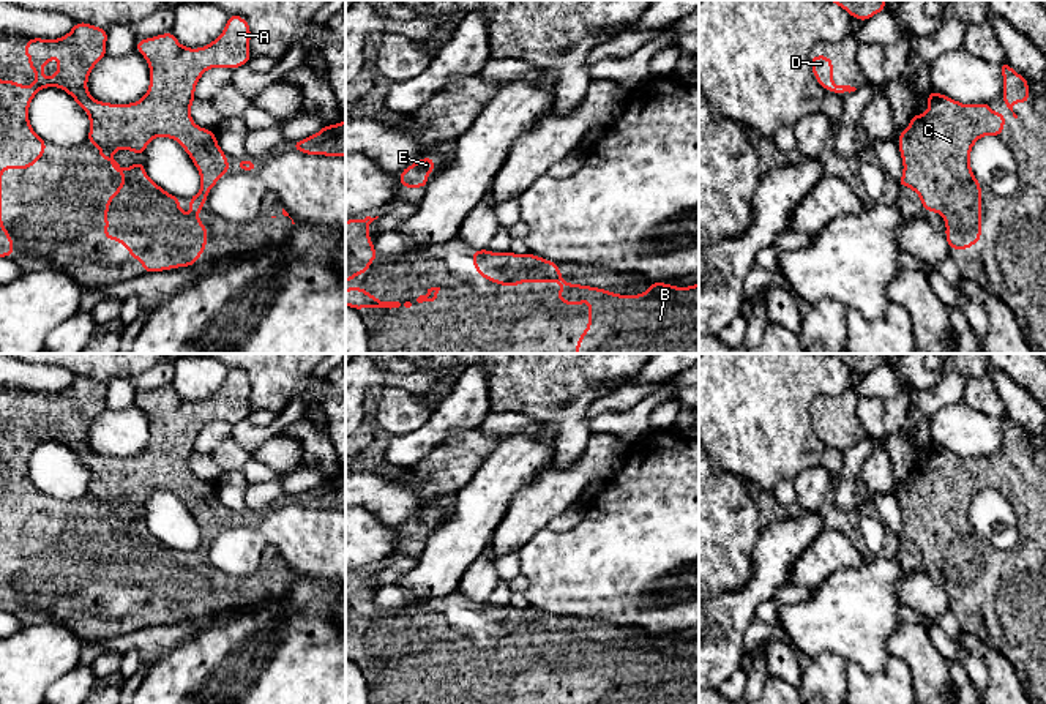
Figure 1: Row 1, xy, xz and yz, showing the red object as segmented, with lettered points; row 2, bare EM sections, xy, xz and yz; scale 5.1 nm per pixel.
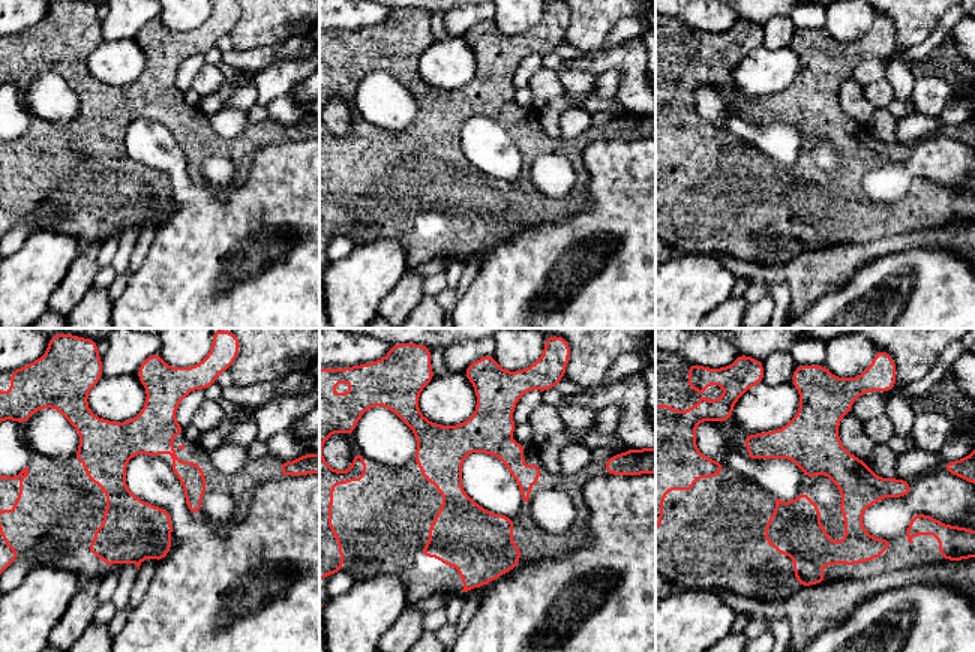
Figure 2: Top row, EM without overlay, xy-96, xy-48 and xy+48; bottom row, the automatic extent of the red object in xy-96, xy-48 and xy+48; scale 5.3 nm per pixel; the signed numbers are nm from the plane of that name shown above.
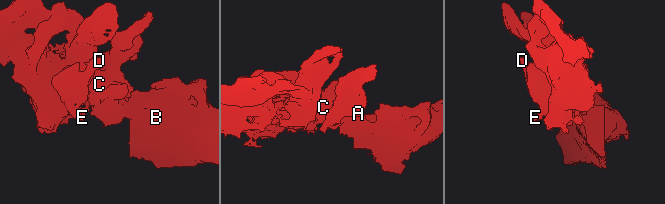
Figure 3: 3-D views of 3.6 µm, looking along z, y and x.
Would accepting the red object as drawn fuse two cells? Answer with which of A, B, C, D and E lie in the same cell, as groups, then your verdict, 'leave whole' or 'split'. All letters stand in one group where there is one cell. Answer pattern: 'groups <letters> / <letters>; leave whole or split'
groups A B C D E; leave whole

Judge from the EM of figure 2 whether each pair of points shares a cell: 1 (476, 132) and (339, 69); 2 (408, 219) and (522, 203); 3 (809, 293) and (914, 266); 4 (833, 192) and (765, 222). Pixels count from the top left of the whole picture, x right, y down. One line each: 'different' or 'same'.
1: different
2: same
3: different
4: same

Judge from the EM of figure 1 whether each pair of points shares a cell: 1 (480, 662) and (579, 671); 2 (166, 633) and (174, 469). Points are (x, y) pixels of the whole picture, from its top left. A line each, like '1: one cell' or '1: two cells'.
1: one cell
2: two cells

